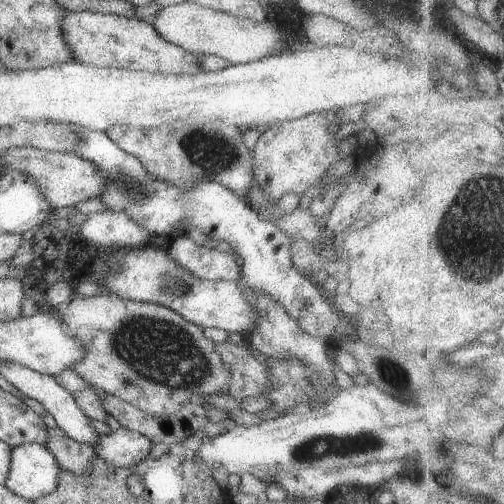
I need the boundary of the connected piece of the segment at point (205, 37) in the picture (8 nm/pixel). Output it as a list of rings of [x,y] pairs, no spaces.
[[[190,1],[164,7],[150,21],[154,30],[173,45],[192,54],[220,56],[228,60],[231,65],[255,61],[284,51],[312,50],[313,48],[310,42],[304,42],[304,46],[302,41],[292,43],[278,25],[268,20],[254,22],[222,11],[204,8]]]

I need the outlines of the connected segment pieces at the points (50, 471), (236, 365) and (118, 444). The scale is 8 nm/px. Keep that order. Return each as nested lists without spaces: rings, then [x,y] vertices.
[[[24,443],[11,450],[5,485],[26,500],[38,500],[52,493],[58,486],[60,469],[48,447],[38,443]]]
[[[227,340],[214,344],[231,374],[229,396],[239,401],[248,396],[263,396],[271,385],[265,366],[243,344],[235,345]]]
[[[120,428],[99,436],[95,442],[95,453],[113,467],[128,468],[148,458],[150,446],[151,440],[143,434]]]

